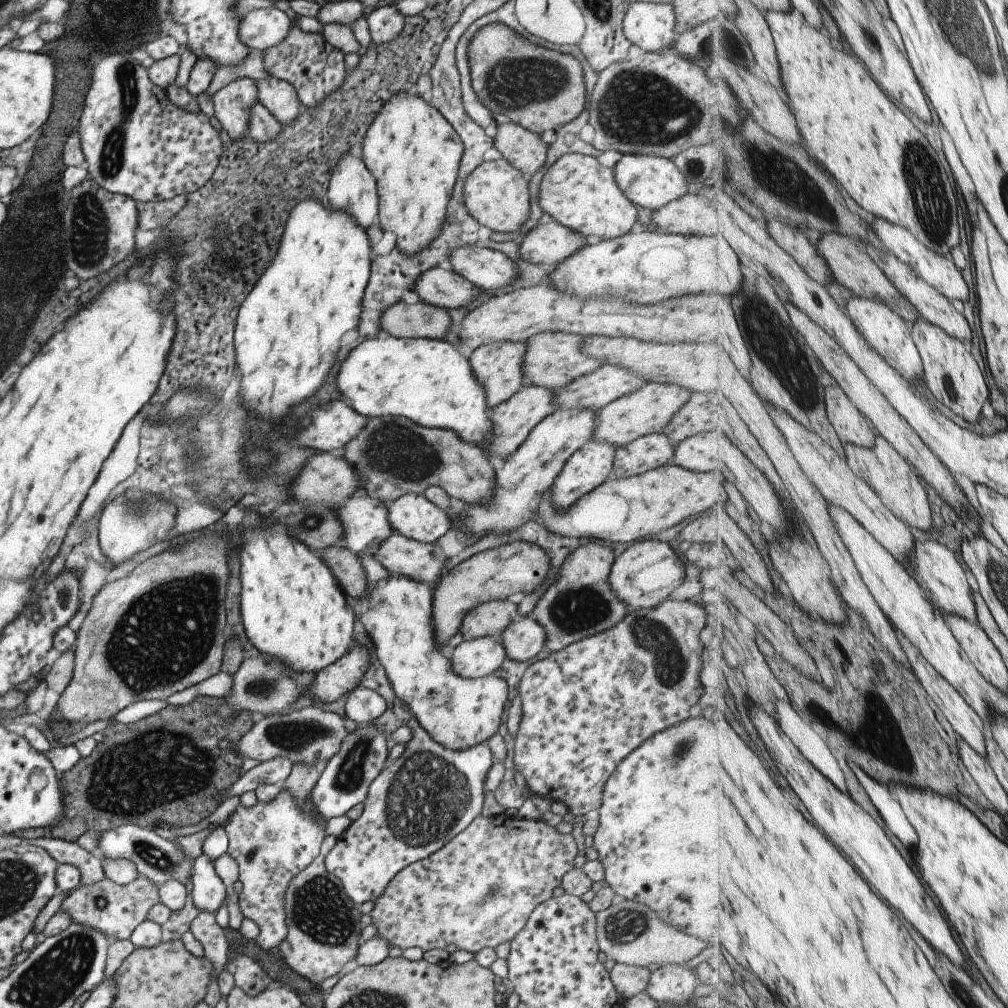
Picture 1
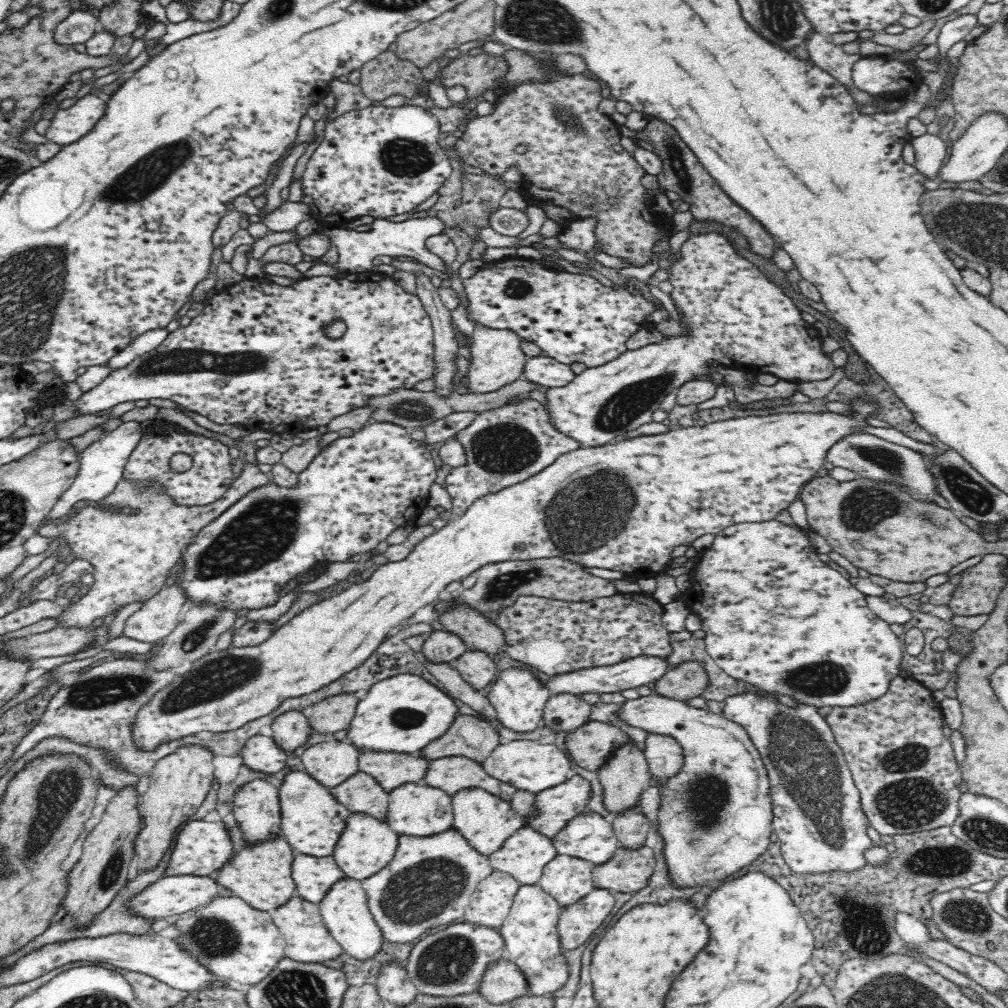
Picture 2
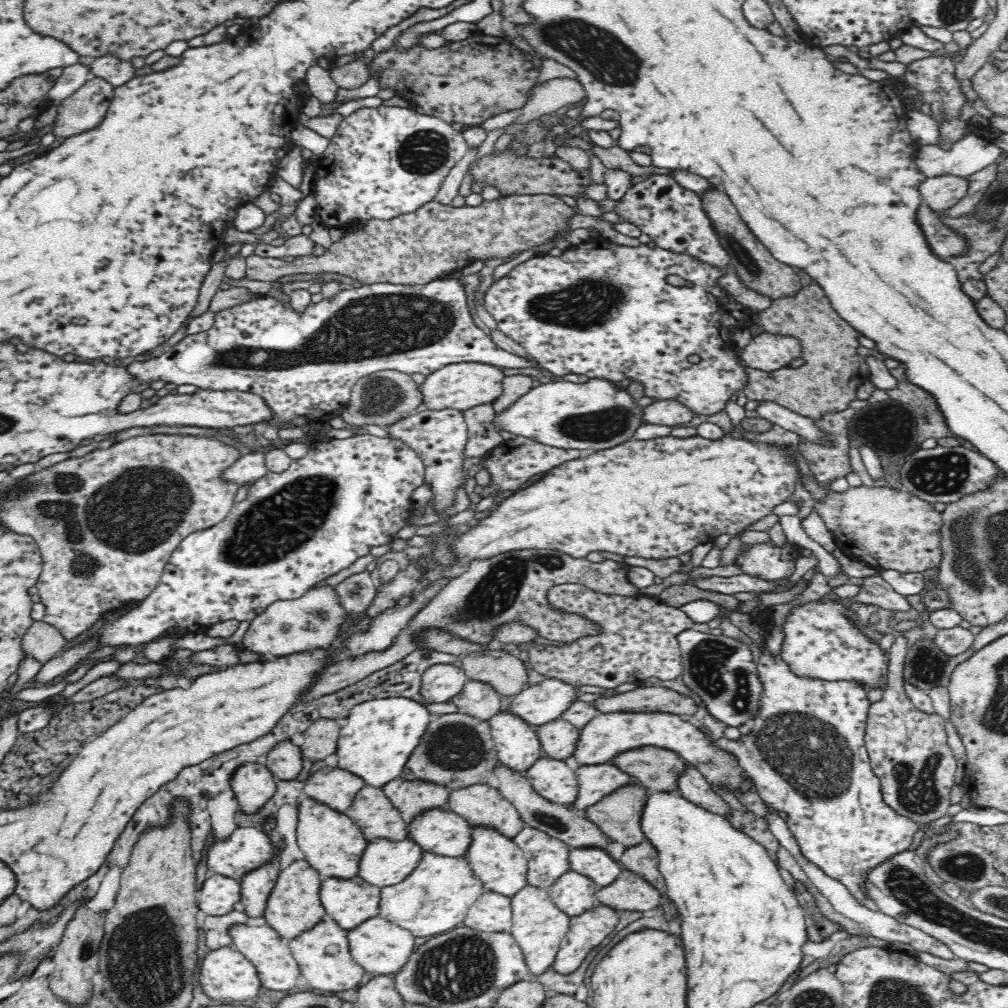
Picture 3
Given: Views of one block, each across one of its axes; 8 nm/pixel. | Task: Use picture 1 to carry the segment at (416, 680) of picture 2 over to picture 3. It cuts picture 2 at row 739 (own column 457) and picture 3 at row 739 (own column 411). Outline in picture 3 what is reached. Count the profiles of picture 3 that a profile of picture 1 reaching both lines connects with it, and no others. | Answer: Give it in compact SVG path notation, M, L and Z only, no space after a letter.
M400 695L373 698L353 706L341 722L335 750L339 759L337 766L356 774L366 784L381 788L401 776L434 717L424 701Z

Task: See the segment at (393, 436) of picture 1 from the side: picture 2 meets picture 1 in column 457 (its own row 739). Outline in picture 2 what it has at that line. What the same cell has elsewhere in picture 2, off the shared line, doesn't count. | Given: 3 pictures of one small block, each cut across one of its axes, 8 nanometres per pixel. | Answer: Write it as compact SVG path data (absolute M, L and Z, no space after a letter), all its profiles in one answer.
M458 714L446 734L418 754L427 760L464 756L481 764L500 744L500 738L497 728L486 718Z

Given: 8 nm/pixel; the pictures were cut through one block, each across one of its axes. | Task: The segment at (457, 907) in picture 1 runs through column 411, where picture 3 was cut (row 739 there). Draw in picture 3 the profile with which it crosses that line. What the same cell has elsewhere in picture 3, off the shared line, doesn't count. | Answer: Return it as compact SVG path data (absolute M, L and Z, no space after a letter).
M900 635L895 638L891 645L888 688L883 691L880 700L871 703L868 707L864 744L869 755L872 772L879 778L884 804L894 810L896 814L911 820L914 824L930 825L930 822L936 822L938 818L948 815L948 808L951 806L950 790L959 779L959 763L953 756L952 747L948 744L944 717L936 711L925 713L918 710L907 697L907 694L904 694L903 669L908 650L906 648L907 642L908 637Z

